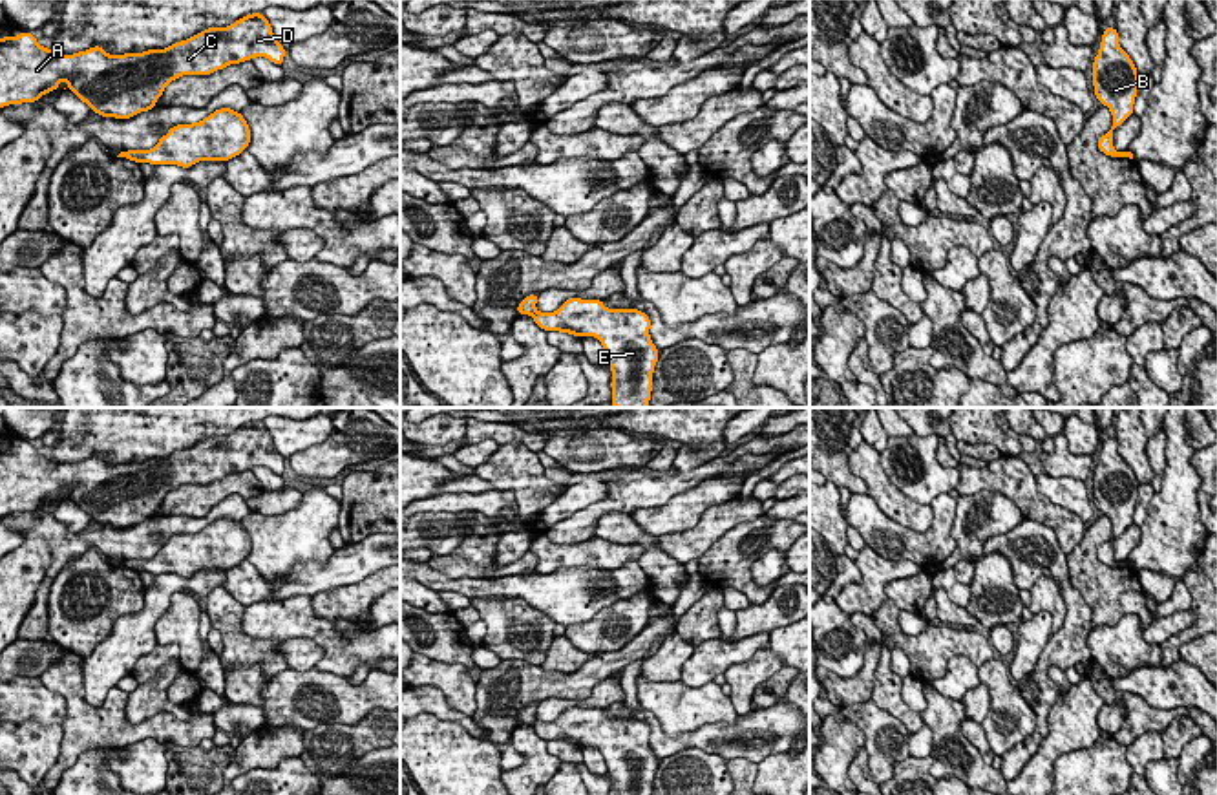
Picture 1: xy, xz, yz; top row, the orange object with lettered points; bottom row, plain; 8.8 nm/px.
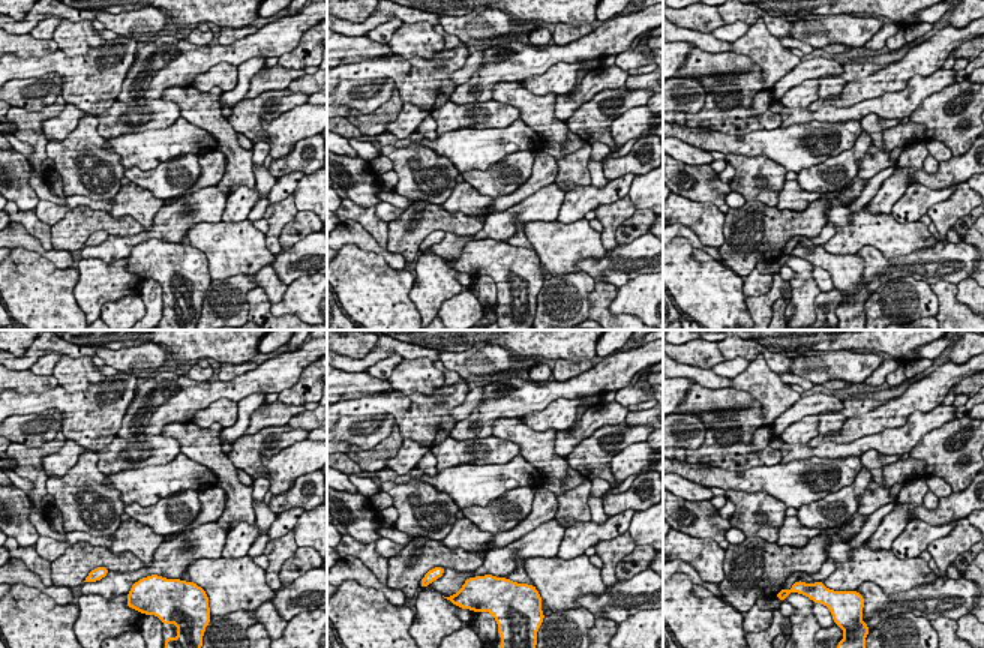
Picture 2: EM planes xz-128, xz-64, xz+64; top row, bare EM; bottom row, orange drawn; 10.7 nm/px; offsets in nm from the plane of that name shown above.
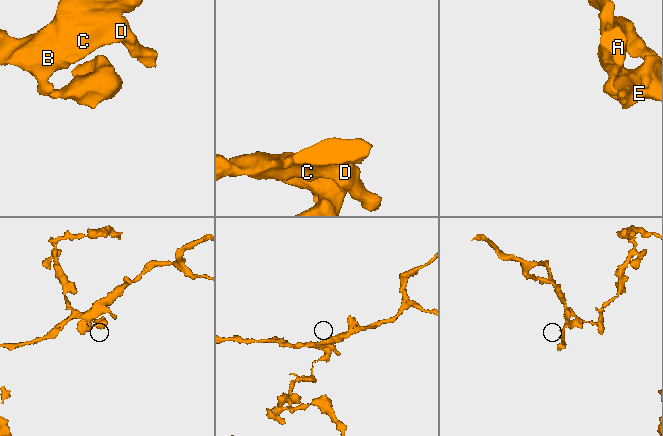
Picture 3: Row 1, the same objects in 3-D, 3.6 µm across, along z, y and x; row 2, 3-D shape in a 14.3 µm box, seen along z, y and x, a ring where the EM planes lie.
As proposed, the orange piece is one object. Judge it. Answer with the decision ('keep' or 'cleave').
cleave

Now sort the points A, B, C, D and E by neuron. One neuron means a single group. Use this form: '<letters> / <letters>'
A B C D / E

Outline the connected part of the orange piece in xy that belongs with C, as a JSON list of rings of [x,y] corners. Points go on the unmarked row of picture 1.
[[[250,422],[227,437],[206,437],[192,448],[174,451],[164,459],[124,464],[108,464],[101,455],[73,464],[60,464],[42,457],[29,440],[22,440],[18,446],[5,444],[0,448],[0,517],[37,512],[68,488],[66,497],[86,512],[93,523],[99,523],[101,528],[106,525],[132,528],[141,521],[153,519],[168,492],[183,484],[206,486],[228,473],[239,473],[256,466],[265,466],[276,475],[281,475],[285,468],[285,457],[274,448],[272,435],[263,422]]]

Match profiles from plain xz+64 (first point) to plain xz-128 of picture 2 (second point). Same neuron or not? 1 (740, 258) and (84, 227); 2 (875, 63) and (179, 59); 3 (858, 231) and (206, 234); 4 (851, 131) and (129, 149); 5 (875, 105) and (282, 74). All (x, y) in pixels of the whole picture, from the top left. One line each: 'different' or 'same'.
1: same
2: same
3: same
4: same
5: same

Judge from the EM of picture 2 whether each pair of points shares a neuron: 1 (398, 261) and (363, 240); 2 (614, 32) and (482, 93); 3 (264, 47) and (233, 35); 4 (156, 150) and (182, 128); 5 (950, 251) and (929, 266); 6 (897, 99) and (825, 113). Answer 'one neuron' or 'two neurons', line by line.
1: one neuron
2: one neuron
3: two neurons
4: one neuron
5: one neuron
6: one neuron

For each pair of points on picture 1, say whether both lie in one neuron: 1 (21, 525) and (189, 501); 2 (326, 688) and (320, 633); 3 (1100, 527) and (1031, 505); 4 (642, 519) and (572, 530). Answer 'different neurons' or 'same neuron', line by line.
1: different neurons
2: different neurons
3: different neurons
4: different neurons

